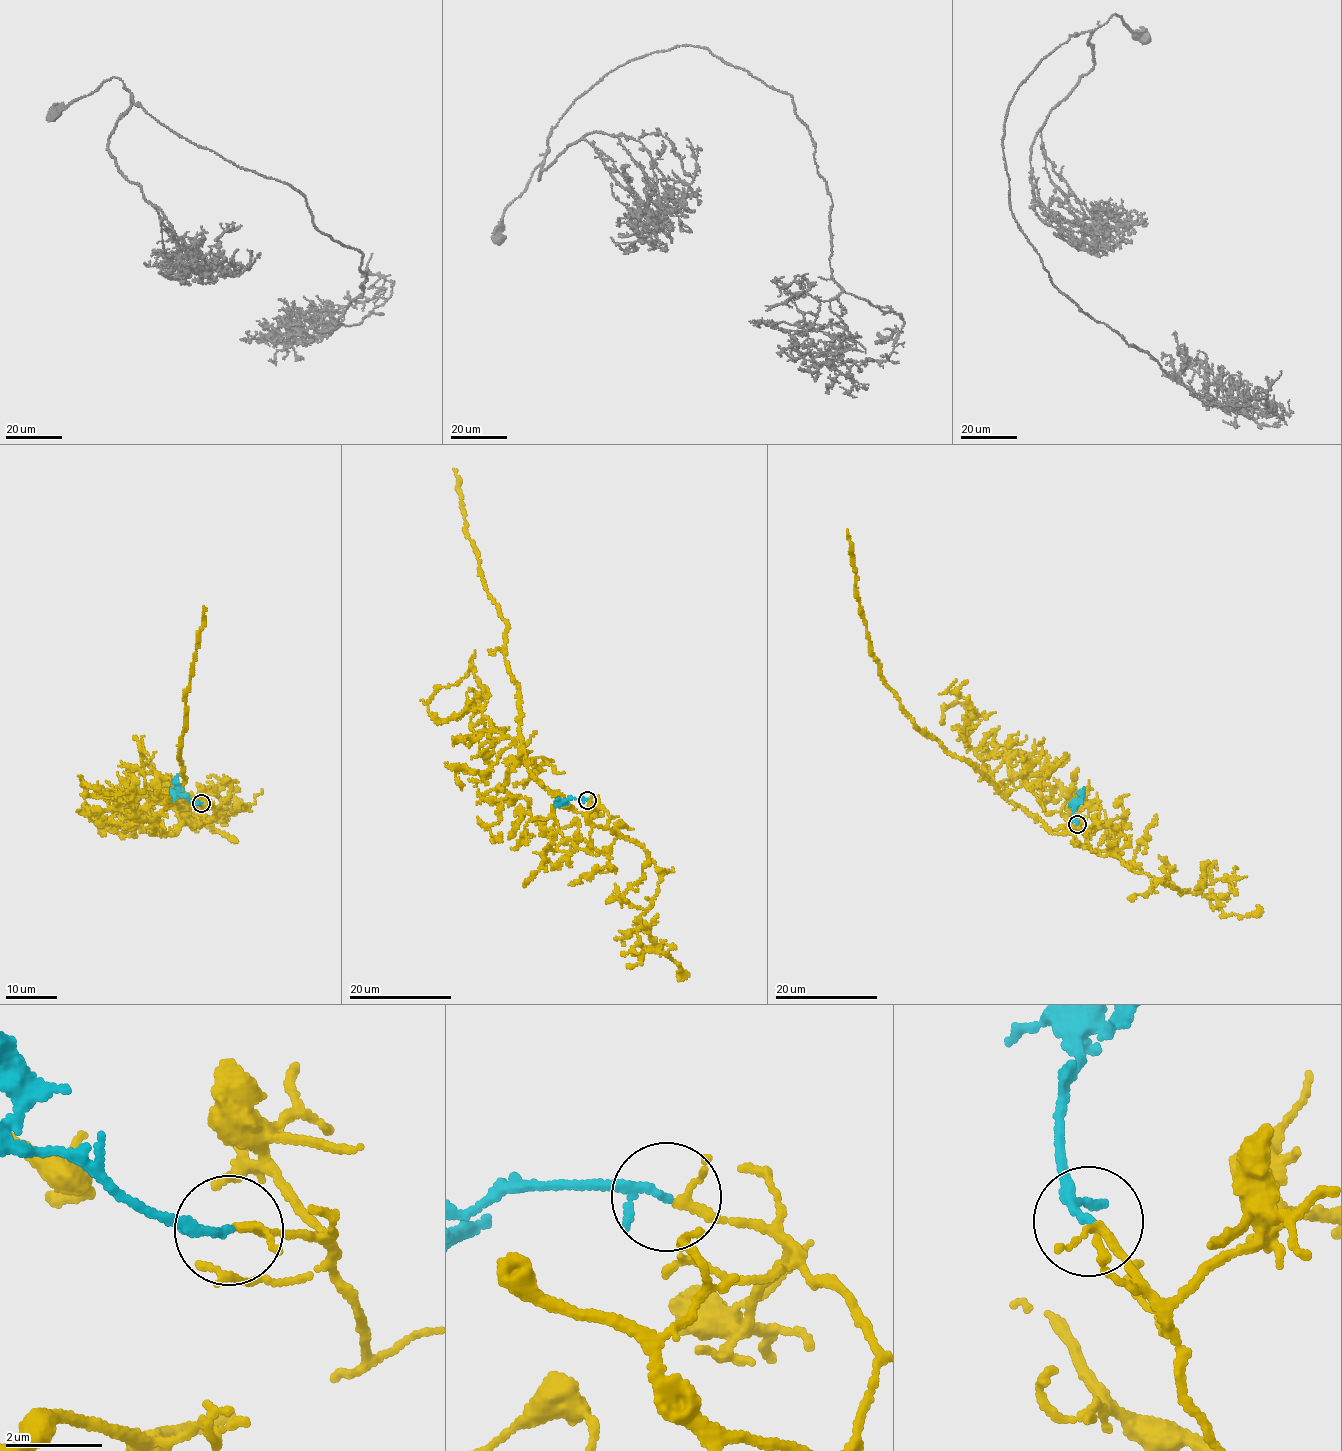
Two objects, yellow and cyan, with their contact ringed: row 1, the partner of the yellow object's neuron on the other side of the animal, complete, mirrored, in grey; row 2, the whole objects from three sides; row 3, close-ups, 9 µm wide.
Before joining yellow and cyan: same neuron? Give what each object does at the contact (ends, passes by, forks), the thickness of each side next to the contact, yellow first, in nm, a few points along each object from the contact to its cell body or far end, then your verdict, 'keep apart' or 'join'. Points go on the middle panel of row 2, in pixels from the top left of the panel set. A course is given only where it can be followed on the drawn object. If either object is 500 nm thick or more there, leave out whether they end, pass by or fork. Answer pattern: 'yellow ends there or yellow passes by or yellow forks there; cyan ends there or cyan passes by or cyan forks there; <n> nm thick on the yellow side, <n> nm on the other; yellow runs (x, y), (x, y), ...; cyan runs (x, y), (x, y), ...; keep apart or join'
yellow passes by; cyan passes by; 140 nm thick on the yellow side, 130 nm on the other; yellow runs (588, 800), (609, 814), (605, 827), (528, 770), (519, 685), (503, 646), (507, 626), (484, 584), (452, 468); cyan runs (586, 800), (576, 798), (560, 802); join

